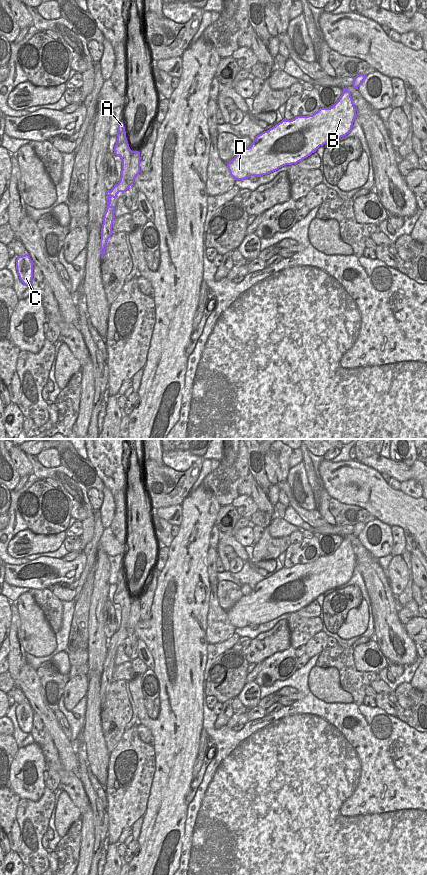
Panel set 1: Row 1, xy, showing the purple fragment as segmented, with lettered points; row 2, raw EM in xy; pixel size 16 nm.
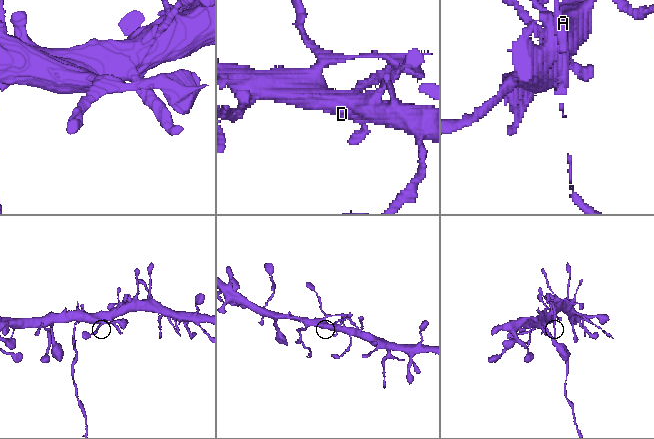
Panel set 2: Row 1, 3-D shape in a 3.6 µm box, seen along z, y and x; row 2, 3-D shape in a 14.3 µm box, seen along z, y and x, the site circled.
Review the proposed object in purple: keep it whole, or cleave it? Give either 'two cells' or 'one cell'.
two cells

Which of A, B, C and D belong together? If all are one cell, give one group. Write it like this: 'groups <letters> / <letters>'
groups A / B C D

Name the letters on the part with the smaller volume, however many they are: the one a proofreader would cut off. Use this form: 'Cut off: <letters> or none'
Cut off: A

